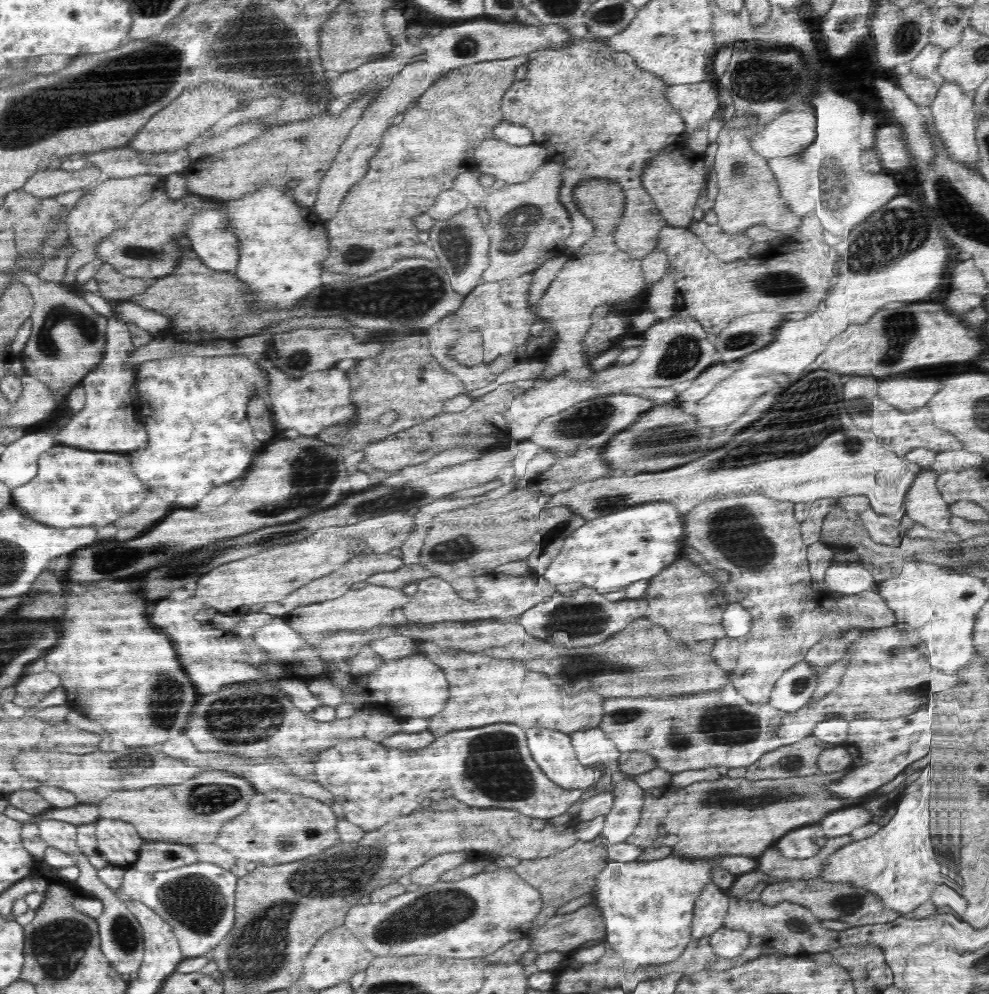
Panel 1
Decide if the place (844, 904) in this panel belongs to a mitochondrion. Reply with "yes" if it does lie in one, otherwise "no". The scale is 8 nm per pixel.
yes

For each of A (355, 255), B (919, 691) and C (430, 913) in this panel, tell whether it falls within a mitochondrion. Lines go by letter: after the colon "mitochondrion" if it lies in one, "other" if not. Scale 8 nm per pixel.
A: mitochondrion
B: mitochondrion
C: mitochondrion

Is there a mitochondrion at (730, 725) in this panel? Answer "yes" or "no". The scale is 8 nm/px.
yes

